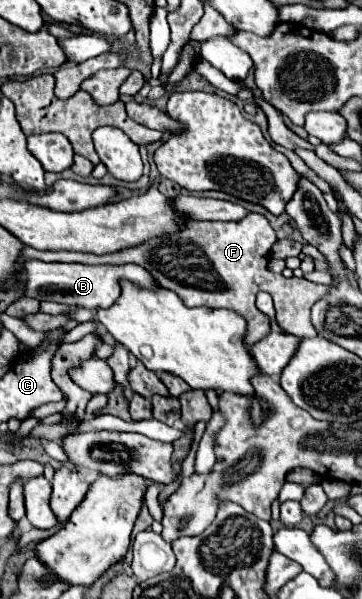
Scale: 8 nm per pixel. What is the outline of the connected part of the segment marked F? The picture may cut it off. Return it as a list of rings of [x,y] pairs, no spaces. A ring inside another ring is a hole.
[[[250,213],[240,221],[188,221],[186,227],[162,239],[152,239],[144,245],[130,247],[126,251],[110,253],[110,255],[92,255],[92,253],[52,253],[40,251],[42,261],[78,261],[88,265],[98,263],[136,263],[152,273],[152,277],[166,289],[174,291],[184,305],[188,307],[212,307],[212,309],[230,309],[242,315],[248,323],[246,343],[252,345],[270,331],[270,319],[256,309],[256,293],[266,291],[274,299],[276,321],[282,331],[298,337],[316,337],[316,329],[310,321],[312,303],[320,301],[330,285],[312,283],[308,279],[286,279],[284,275],[276,275],[268,271],[268,255],[272,245],[276,243],[276,231],[270,221],[260,213]]]

